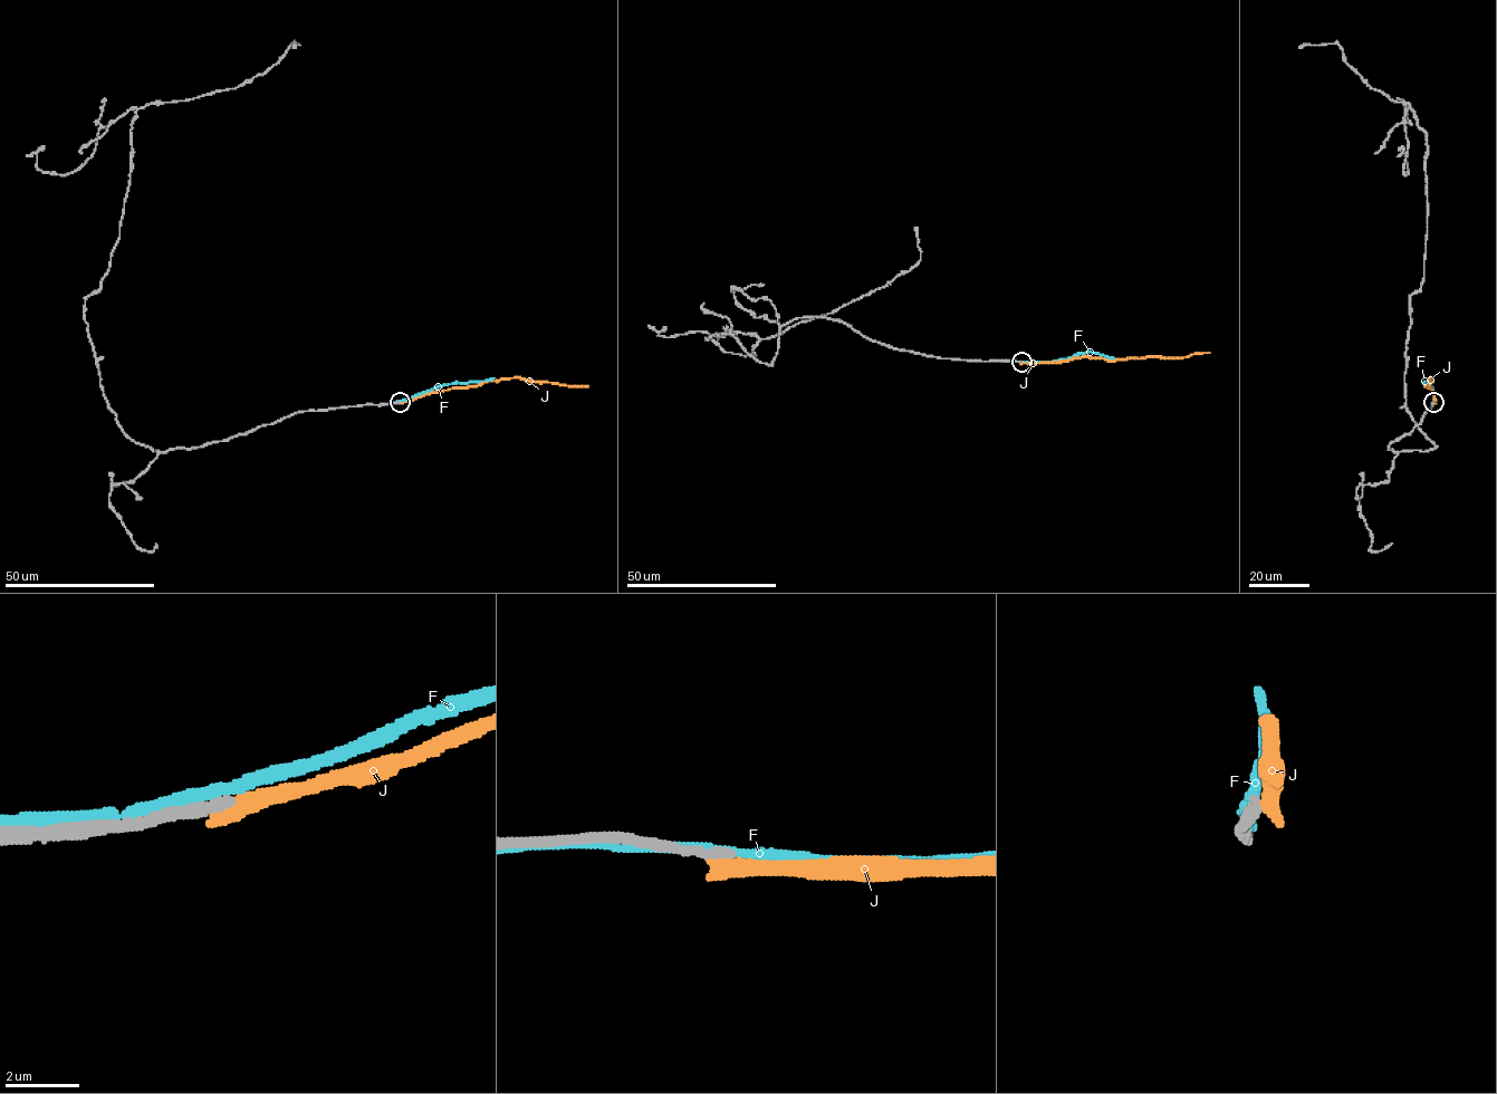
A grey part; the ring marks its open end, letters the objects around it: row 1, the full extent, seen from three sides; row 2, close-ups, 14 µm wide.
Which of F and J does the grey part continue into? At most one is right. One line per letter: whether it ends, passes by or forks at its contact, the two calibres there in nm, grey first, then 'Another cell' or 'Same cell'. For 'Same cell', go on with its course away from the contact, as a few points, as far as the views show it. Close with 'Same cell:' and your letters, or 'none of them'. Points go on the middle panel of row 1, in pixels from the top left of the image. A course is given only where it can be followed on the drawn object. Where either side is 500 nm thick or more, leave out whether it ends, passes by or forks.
F: It passes by. Thickness 280 nm (grey) against 320 nm. Another cell
J: Thickness 320 nm (grey) against 500 nm. Another cell
Same cell: none of them

